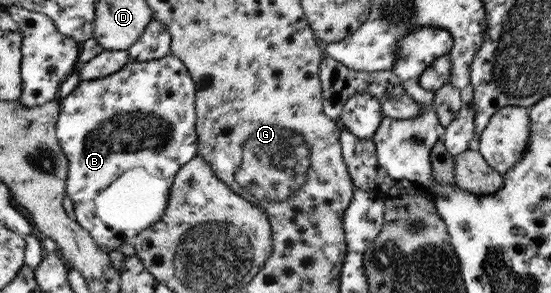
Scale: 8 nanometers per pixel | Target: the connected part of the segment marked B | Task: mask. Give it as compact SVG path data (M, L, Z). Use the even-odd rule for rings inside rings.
M173 54L166 55L161 59L154 59L151 61L130 61L125 64L119 72L94 80L81 80L80 84L63 99L58 99L60 103L59 108L59 124L56 126L56 134L59 135L59 144L63 147L64 153L68 157L68 179L67 179L67 195L71 198L74 205L74 212L76 213L76 221L84 227L89 234L97 241L97 246L104 249L106 254L113 249L119 250L121 245L126 242L131 242L133 238L139 236L145 229L152 228L165 213L170 189L173 185L174 179L177 176L179 169L197 157L198 153L198 136L195 133L195 117L193 117L193 101L195 101L195 84L189 73L188 66L184 61ZM143 167L143 171L147 173L155 173L155 179L147 179L147 185L135 185L135 189L127 189L127 197L123 199L95 199L101 191L107 191L119 177L123 177L129 169L139 169Z

